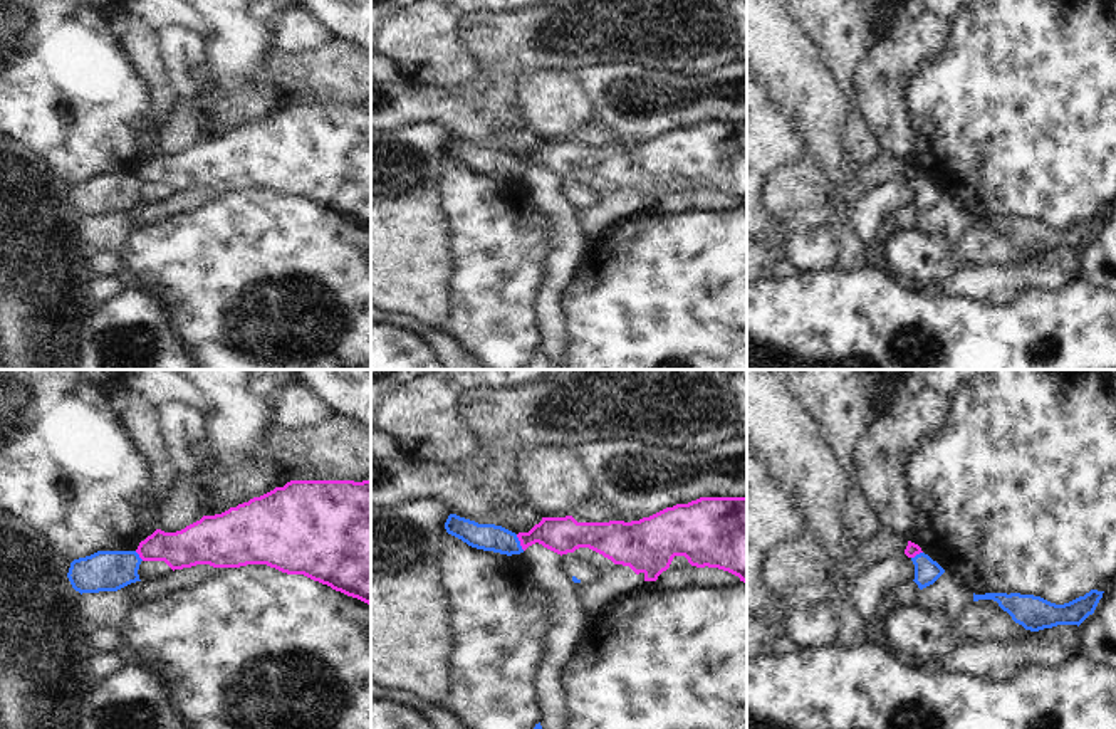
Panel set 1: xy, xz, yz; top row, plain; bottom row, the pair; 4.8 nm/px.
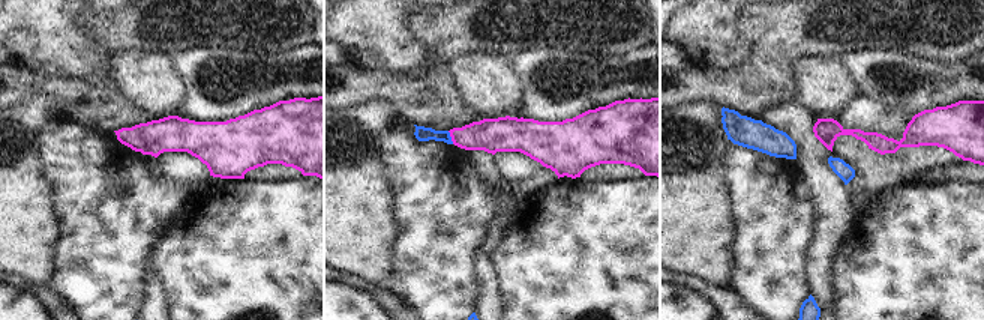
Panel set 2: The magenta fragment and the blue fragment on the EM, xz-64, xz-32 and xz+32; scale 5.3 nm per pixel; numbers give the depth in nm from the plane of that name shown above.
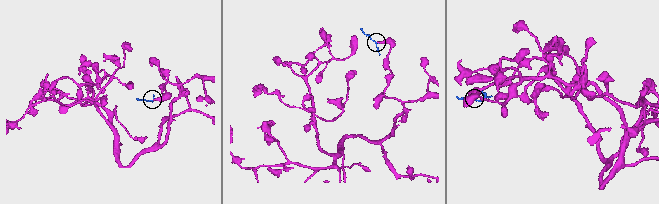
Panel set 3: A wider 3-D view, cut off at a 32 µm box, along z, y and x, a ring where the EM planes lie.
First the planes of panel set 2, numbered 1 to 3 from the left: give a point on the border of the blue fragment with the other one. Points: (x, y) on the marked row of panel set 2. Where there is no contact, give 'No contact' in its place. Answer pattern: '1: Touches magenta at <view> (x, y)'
1: No contact
2: Touches magenta at xz-32 (450, 135)
3: No contact

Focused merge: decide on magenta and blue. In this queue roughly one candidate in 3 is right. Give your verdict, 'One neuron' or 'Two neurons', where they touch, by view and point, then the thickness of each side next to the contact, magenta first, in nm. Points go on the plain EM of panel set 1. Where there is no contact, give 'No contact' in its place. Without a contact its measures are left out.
Two neurons. Touches magenta at xz (521, 167). Thickness 180 nm (magenta) against 130 nm

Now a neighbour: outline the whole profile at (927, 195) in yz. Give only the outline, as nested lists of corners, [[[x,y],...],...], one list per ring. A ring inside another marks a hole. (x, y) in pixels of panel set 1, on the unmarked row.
[[[925,176],[916,178],[911,185],[915,188],[913,205],[920,213],[933,208],[945,197],[945,193]]]

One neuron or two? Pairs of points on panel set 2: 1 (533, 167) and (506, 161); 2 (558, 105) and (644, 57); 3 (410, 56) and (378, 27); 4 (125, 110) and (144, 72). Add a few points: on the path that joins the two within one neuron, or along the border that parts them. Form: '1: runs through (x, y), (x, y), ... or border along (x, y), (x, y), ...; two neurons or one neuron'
1: runs through (527, 167), (512, 166); one neuron
2: runs through (579, 95), (593, 81), (623, 75); one neuron
3: runs through (402, 51), (386, 35); one neuron
4: border along (114, 80), (119, 90), (153, 119); two neurons

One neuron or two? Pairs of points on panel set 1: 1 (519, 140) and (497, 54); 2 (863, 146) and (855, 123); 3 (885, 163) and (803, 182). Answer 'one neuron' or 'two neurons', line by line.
1: two neurons
2: one neuron
3: one neuron

